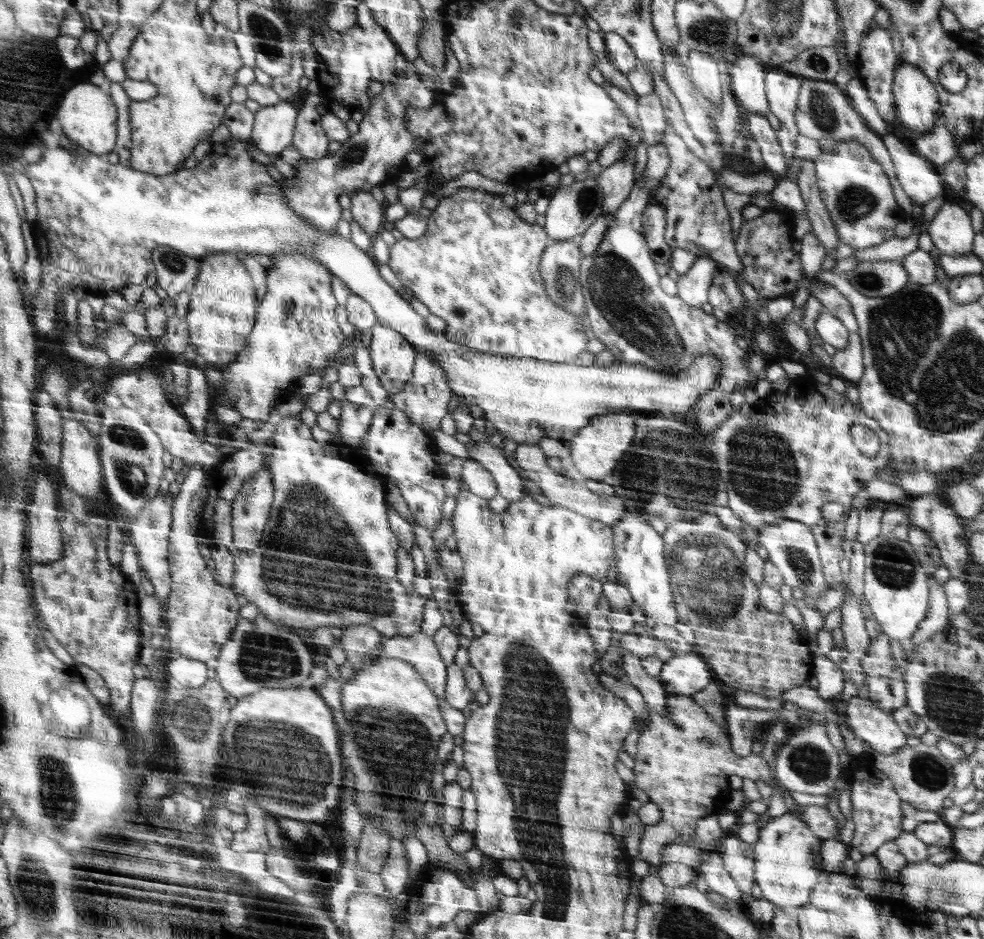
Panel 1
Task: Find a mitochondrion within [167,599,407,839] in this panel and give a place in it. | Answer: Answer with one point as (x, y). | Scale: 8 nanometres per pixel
(298, 765)

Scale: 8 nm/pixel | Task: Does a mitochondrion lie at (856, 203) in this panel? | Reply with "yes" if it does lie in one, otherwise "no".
yes

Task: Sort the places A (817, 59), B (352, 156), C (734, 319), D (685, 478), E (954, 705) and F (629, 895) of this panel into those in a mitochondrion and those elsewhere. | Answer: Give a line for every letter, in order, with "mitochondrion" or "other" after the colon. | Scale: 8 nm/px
A: mitochondrion
B: mitochondrion
C: other
D: mitochondrion
E: mitochondrion
F: other

